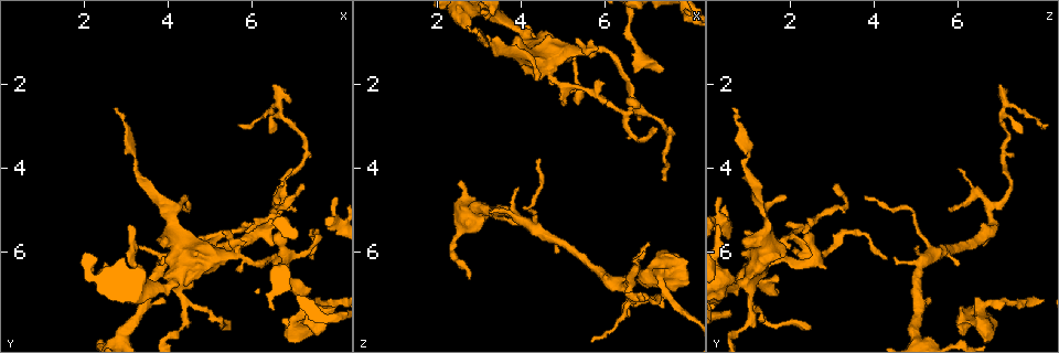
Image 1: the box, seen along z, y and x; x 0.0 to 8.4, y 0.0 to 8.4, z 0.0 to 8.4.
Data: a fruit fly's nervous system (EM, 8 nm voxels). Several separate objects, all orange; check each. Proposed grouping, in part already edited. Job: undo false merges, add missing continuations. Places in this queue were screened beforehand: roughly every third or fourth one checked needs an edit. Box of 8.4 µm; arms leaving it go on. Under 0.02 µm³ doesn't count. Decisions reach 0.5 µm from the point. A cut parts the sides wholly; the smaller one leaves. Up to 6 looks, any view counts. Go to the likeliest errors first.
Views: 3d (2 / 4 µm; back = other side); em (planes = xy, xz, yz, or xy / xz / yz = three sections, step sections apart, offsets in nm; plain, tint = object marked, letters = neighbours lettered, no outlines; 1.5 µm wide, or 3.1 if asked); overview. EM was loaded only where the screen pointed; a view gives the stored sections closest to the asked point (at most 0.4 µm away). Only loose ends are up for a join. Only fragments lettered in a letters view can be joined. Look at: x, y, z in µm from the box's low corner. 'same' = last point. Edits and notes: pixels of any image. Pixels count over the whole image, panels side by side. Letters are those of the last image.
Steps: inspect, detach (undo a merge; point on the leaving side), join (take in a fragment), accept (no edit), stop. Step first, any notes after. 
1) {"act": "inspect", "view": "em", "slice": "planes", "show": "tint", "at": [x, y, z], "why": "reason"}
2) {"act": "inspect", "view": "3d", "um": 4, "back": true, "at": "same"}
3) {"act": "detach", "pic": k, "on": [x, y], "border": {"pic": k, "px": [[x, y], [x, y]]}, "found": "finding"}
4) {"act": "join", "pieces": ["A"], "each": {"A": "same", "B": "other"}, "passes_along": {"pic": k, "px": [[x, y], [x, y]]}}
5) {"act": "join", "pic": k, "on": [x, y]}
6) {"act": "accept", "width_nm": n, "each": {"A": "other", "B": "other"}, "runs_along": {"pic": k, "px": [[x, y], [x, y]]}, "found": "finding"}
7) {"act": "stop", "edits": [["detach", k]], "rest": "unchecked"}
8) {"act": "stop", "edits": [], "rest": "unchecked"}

{"act": "inspect", "view": "3d", "um": 2, "at": [7.55, 7.50, 6.45], "why": "calibre changes"}

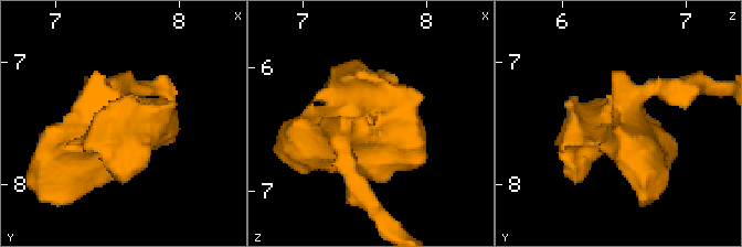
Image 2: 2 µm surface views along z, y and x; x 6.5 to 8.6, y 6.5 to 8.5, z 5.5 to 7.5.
{"act": "inspect", "view": "em", "slice": "yz", "step": 8, "show": "tint", "at": [7.52, 7.44, 6.50], "why": "need the tissue"}

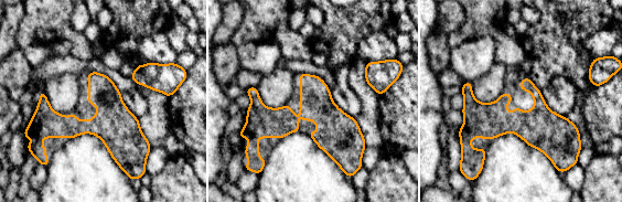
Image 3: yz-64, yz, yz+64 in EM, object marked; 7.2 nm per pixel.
{"act": "inspect", "view": "em", "slice": "planes", "show": "letters", "at": "same"}

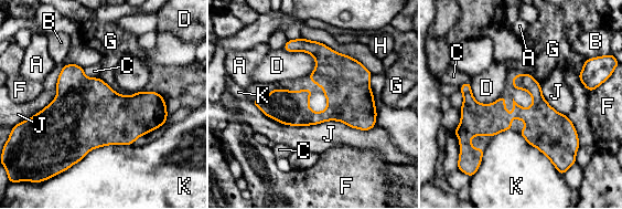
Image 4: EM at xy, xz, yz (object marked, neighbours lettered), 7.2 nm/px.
{"act": "accept", "longest_contact_nm": ["J", 900], "each": {"A": "other", "B": "other", "C": "other", "D": "other", "F": "other", "G": "other", "H": "other", "J": "other", "K": "other"}, "runs_along": {"pic": 4, "px": [[463, 87], [485, 117], [531, 115], [576, 145]]}, "found": "one cell here"}

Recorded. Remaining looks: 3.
{"act": "inspect", "view": "em", "slice": "xz", "step": 4, "show": "letters", "at": [6.55, 2.05, 7.05], "why": "tapers out"}

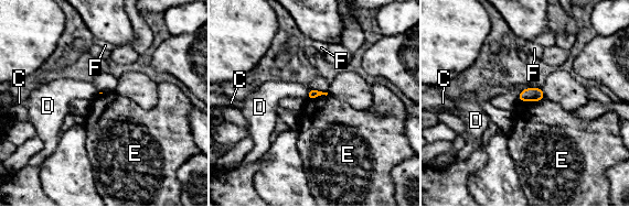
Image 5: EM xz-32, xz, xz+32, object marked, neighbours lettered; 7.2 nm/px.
{"act": "inspect", "view": "em", "slice": "xy", "step": 8, "show": "letters", "at": "same", "why": "cut it another way"}

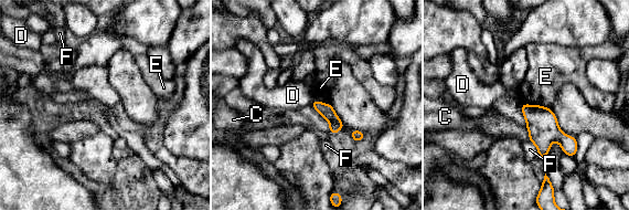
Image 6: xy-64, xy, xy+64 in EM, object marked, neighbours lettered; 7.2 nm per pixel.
{"act": "accept", "each": {"C": "other", "D": "other", "E": "other", "F": "other"}, "border": {"pic": 6, "px": [[521, 103], [539, 105]]}, "found": "no lettered fragment goes on from it"}

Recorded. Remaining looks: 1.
{"act": "stop", "edits": [], "rest": "unchecked"}

